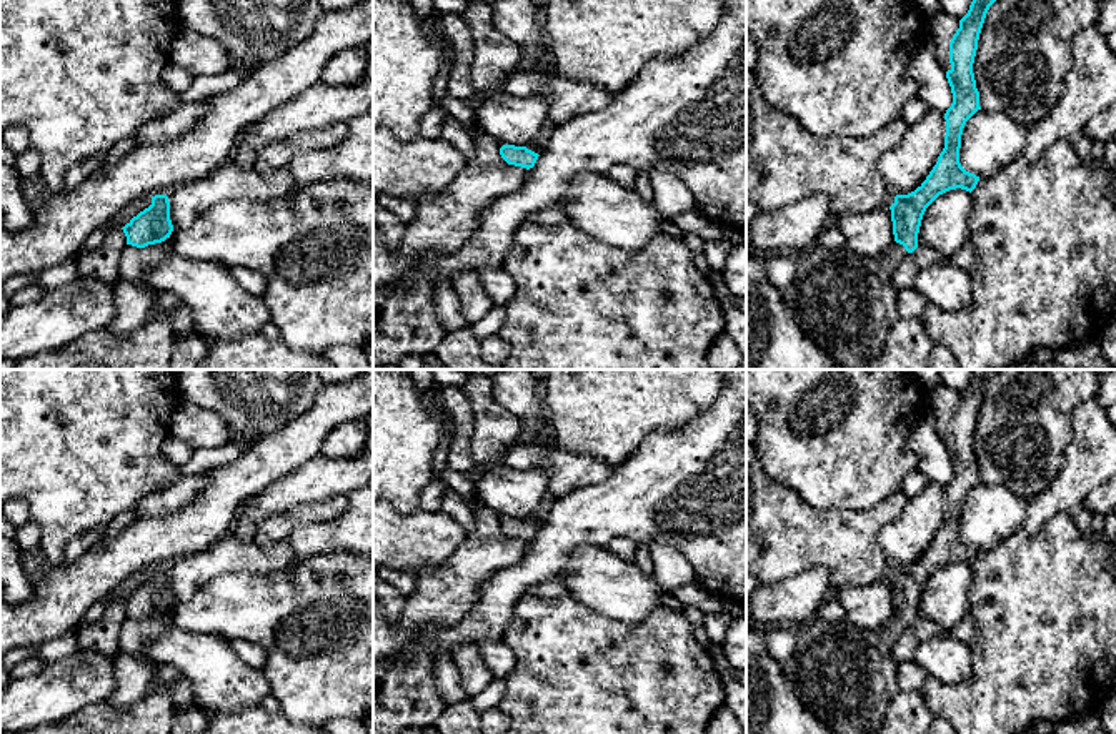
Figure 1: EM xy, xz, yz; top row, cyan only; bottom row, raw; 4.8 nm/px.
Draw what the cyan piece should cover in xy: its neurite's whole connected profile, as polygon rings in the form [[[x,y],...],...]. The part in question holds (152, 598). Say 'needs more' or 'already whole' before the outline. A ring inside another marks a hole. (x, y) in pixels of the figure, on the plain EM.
needs more | [[[152,569],[152,578],[133,589],[122,603],[127,609],[127,621],[118,637],[120,651],[155,664],[147,656],[145,647],[173,626],[168,569]]]

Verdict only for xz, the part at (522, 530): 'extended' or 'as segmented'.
extended

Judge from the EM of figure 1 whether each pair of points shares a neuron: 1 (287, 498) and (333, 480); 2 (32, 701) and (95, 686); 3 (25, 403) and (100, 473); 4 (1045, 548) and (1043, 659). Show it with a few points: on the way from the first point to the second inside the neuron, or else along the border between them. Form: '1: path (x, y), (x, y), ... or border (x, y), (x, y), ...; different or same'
1: path (298, 488), (322, 480); same
2: path (47, 698), (60, 689), (80, 686); same
3: path (44, 421), (49, 421), (82, 455); same
4: path (1046, 576), (1046, 631); same

